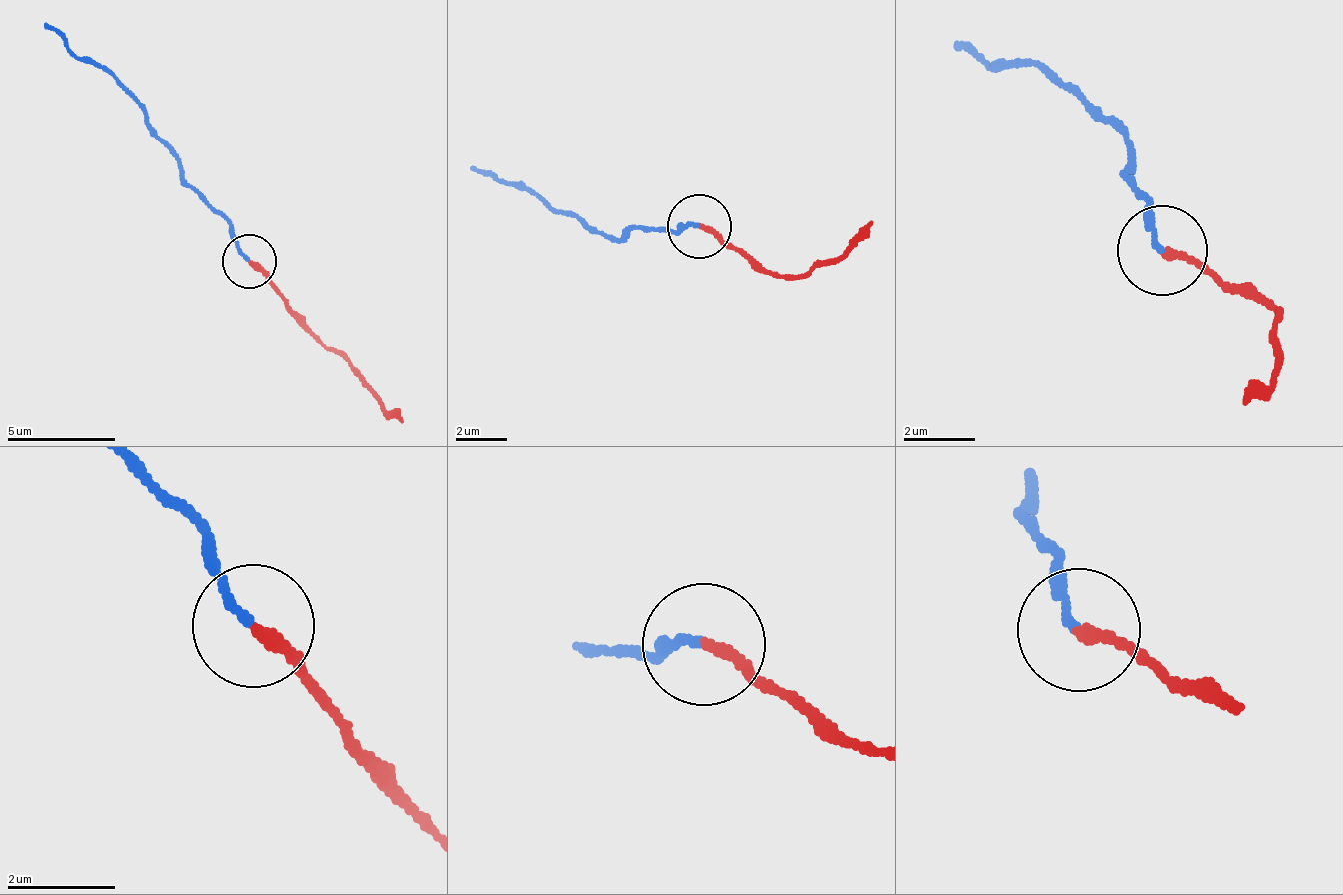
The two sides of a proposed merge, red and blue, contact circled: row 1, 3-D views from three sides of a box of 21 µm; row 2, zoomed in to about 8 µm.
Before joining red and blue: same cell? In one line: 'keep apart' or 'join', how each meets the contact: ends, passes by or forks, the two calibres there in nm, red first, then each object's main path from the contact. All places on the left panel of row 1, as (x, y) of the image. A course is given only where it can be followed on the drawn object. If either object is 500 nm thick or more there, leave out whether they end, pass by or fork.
keep apart | red ends | blue ends | 220/140 nm | red via (250, 259), (339, 355), (388, 414), (403, 423) | blue via (250, 259), (196, 191), (174, 156), (113, 75), (74, 58), (46, 23)

